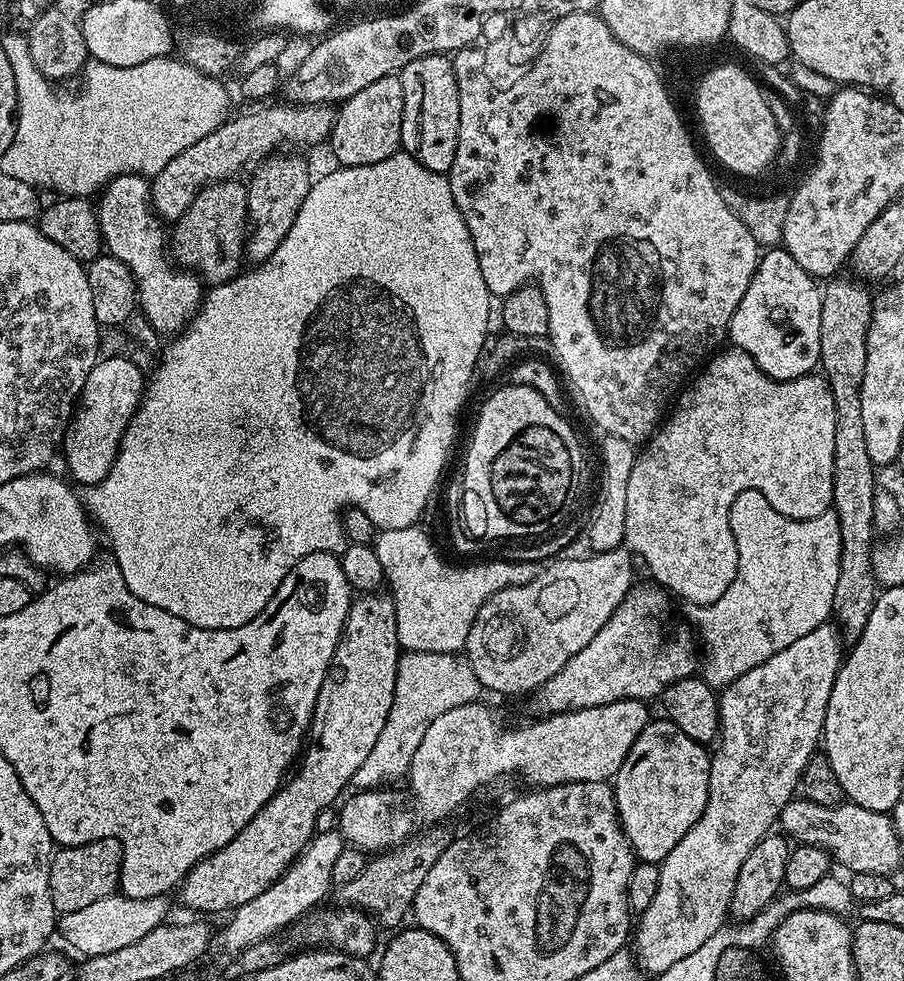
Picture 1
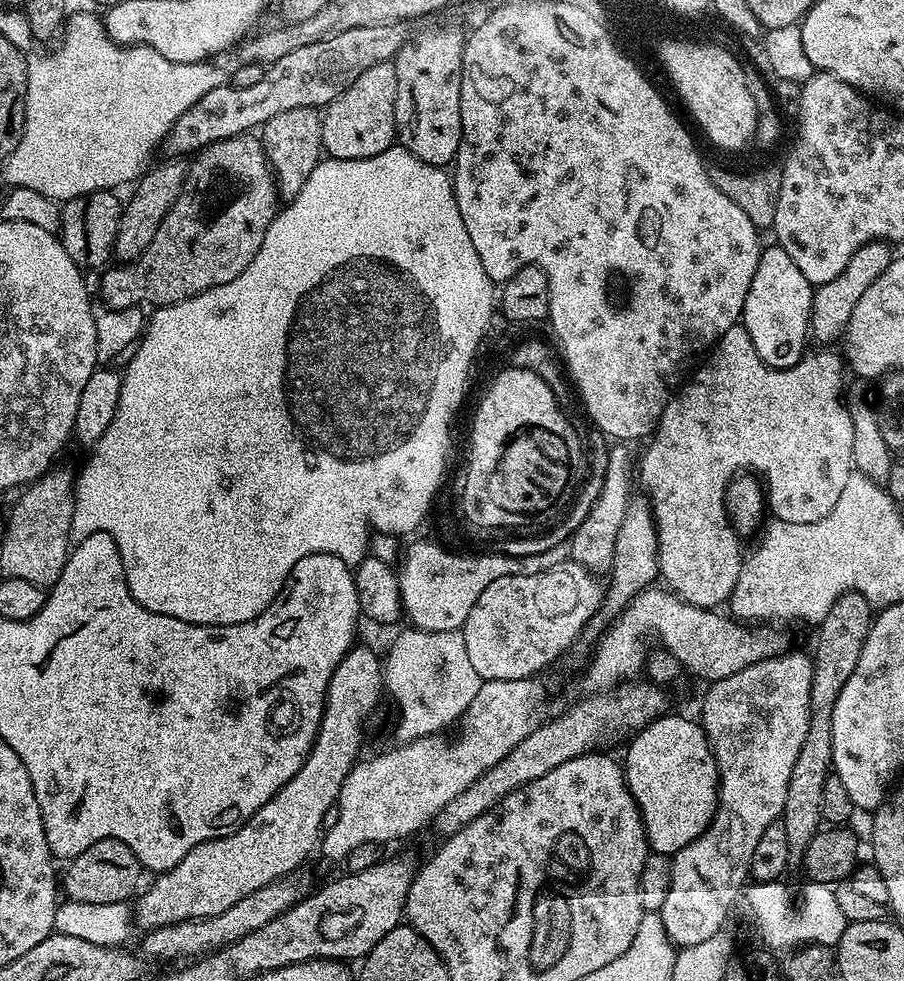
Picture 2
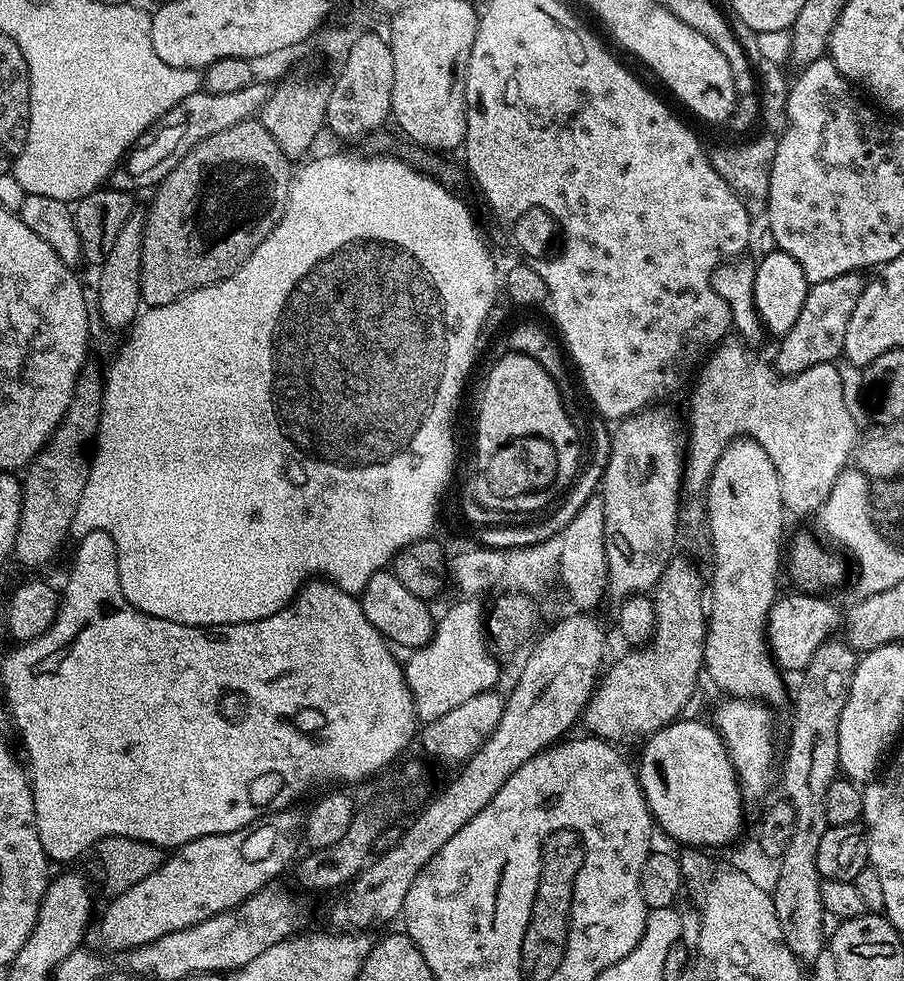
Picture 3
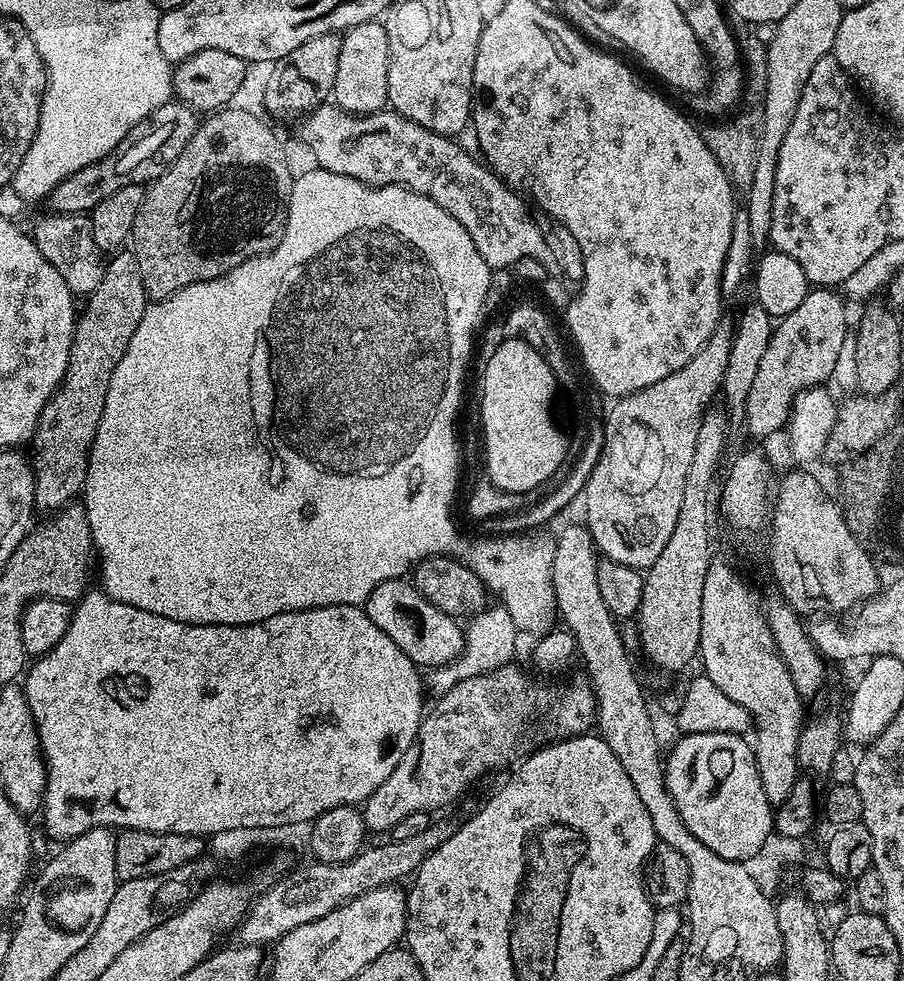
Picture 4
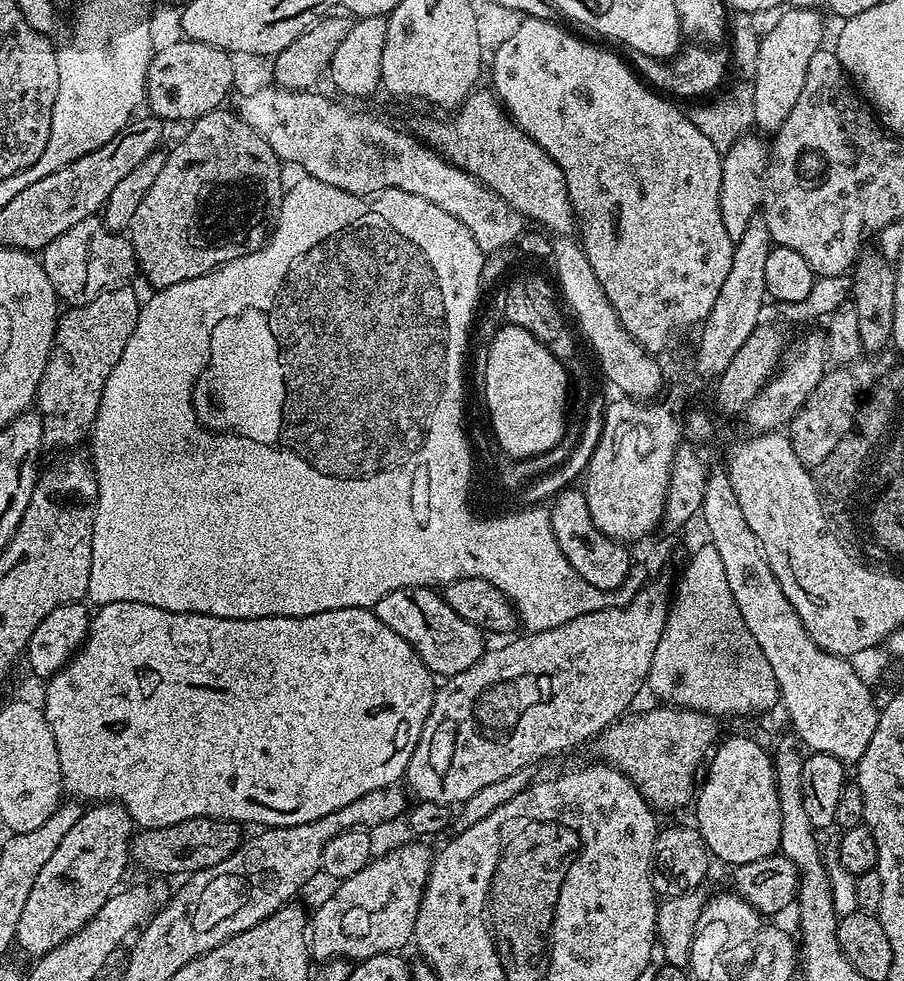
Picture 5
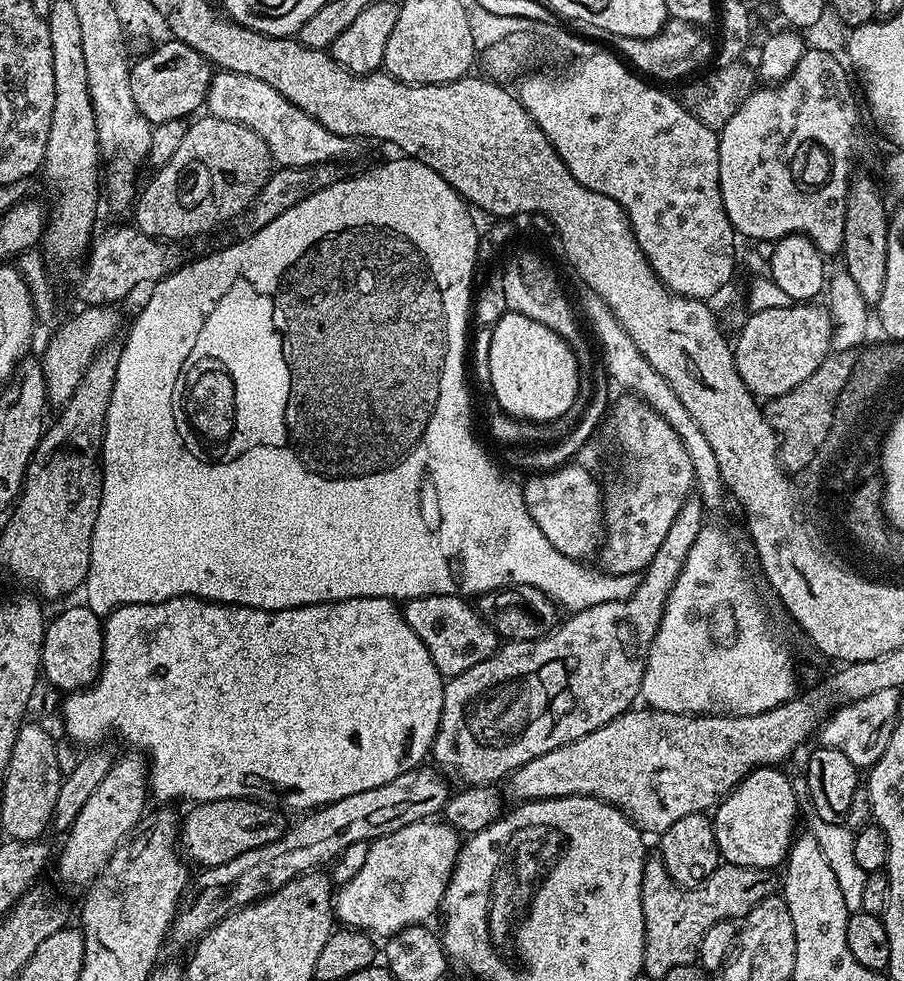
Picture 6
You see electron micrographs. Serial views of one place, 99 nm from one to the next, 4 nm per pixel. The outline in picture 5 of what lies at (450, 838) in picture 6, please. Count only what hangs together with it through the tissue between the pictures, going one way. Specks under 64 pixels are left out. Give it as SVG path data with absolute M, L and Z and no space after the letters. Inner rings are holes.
M412 842L416 844L404 844L401 848L392 848L385 856L377 855L371 859L364 869L359 870L352 877L348 877L345 880L339 881L335 885L336 889L333 890L332 896L328 896L320 904L320 909L315 913L314 911L310 916L310 931L308 932L308 951L311 959L316 962L323 962L326 960L339 960L341 958L349 962L359 962L362 960L368 960L371 956L380 956L383 952L390 952L393 954L401 951L400 947L404 943L413 939L412 931L414 930L414 922L418 918L418 910L420 909L420 903L422 902L422 894L424 893L424 884L428 880L428 875L432 869L432 858L434 855L433 849L428 849L424 842Z

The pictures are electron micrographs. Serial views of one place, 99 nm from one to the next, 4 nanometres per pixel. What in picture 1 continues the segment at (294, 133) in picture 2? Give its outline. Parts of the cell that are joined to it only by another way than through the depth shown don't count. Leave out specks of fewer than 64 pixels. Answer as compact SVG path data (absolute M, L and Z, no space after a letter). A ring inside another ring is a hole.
M280 155L265 158L251 173L252 181L246 184L250 225L246 256L252 262L270 258L282 246L282 238L290 234L290 226L294 226L294 218L298 218L298 210L302 210L302 202L306 202L306 194L310 194L314 183L314 176L308 173L308 164L302 157Z

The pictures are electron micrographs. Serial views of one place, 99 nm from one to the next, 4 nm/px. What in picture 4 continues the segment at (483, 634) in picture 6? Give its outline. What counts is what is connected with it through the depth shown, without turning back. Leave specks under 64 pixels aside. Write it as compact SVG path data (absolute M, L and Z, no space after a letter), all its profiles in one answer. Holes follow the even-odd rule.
M411 579L387 580L374 586L362 607L370 622L374 622L374 626L378 626L378 630L382 630L382 634L421 669L443 668L458 659L464 648L465 629L461 621L450 614L442 614L438 606L430 606L430 602L418 594Z

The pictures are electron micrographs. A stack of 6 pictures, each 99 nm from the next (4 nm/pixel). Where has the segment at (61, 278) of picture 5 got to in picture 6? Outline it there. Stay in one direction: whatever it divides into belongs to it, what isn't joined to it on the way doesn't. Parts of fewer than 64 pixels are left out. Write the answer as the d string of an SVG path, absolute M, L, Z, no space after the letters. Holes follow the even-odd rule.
M112 228L109 232L101 231L93 239L83 261L84 273L80 276L80 296L88 306L112 306L123 296L131 294L143 284L155 285L169 272L181 267L180 252L175 243L164 243L153 236L142 234L139 228Z

